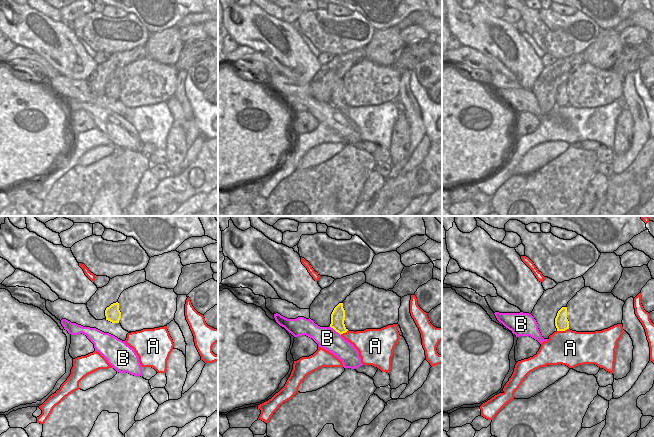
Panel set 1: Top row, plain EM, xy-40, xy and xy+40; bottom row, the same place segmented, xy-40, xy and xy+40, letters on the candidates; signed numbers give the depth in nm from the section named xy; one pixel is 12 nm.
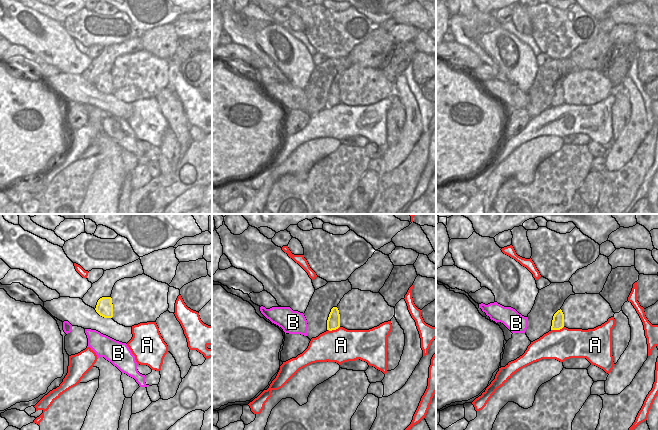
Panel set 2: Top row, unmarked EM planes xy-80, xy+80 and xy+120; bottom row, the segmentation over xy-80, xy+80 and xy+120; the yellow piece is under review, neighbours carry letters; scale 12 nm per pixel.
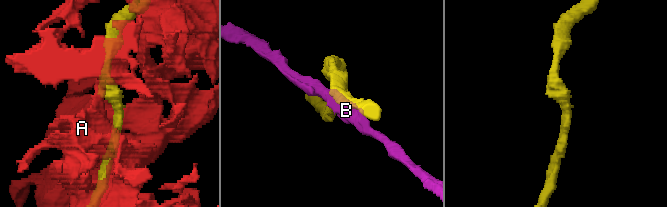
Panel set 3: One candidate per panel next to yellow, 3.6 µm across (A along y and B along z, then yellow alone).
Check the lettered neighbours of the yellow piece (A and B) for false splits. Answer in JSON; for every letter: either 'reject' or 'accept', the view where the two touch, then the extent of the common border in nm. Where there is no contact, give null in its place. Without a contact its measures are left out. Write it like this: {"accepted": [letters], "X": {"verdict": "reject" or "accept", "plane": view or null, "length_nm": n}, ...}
{"accepted": [], "A": {"verdict": "reject", "plane": "xy+40", "length_nm": 150}, "B": {"verdict": "reject", "plane": "xy", "length_nm": 180}}

